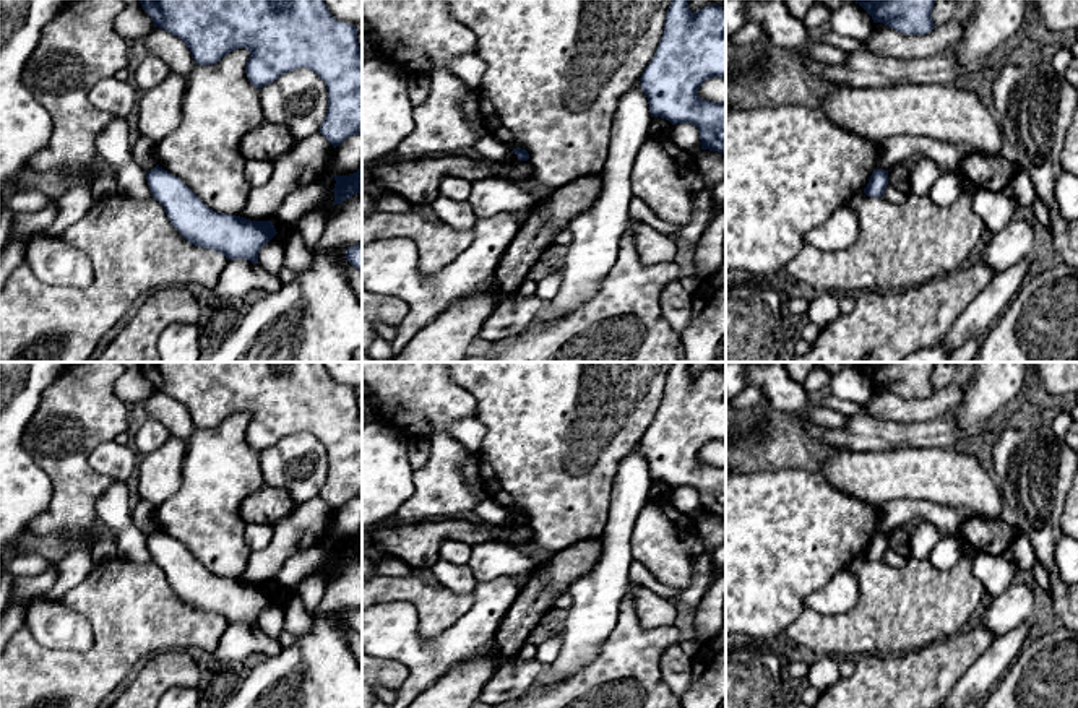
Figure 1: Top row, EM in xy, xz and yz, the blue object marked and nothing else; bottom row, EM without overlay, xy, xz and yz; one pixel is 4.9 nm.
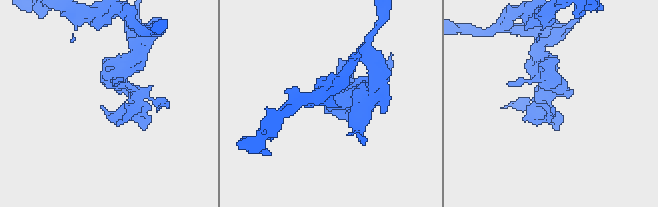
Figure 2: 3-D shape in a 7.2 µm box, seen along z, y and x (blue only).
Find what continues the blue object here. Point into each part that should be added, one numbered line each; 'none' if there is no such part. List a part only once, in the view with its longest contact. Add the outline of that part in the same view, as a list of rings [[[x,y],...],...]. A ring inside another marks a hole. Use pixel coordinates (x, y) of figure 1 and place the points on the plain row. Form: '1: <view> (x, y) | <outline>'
none

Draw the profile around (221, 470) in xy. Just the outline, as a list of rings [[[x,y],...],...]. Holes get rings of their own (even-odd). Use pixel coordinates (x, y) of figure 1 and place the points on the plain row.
[[[240,411],[213,429],[196,429],[187,438],[180,489],[156,507],[159,531],[179,541],[213,575],[232,580],[244,575],[252,552],[244,539],[242,502],[265,487],[260,453],[245,437],[248,422],[250,414]]]

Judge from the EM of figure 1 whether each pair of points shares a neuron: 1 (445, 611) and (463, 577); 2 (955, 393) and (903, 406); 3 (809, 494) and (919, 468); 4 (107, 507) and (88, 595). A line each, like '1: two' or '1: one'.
1: two
2: one
3: two
4: two

